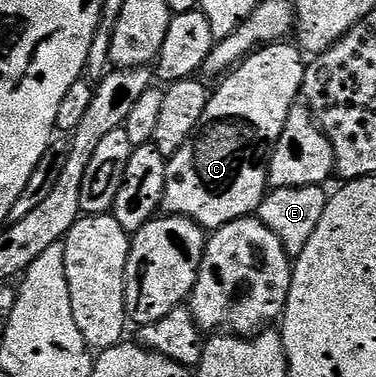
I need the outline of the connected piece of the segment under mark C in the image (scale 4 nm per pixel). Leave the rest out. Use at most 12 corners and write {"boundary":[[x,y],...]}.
{"boundary":[[264,44],[208,95],[162,206],[204,230],[258,213],[304,53]]}

